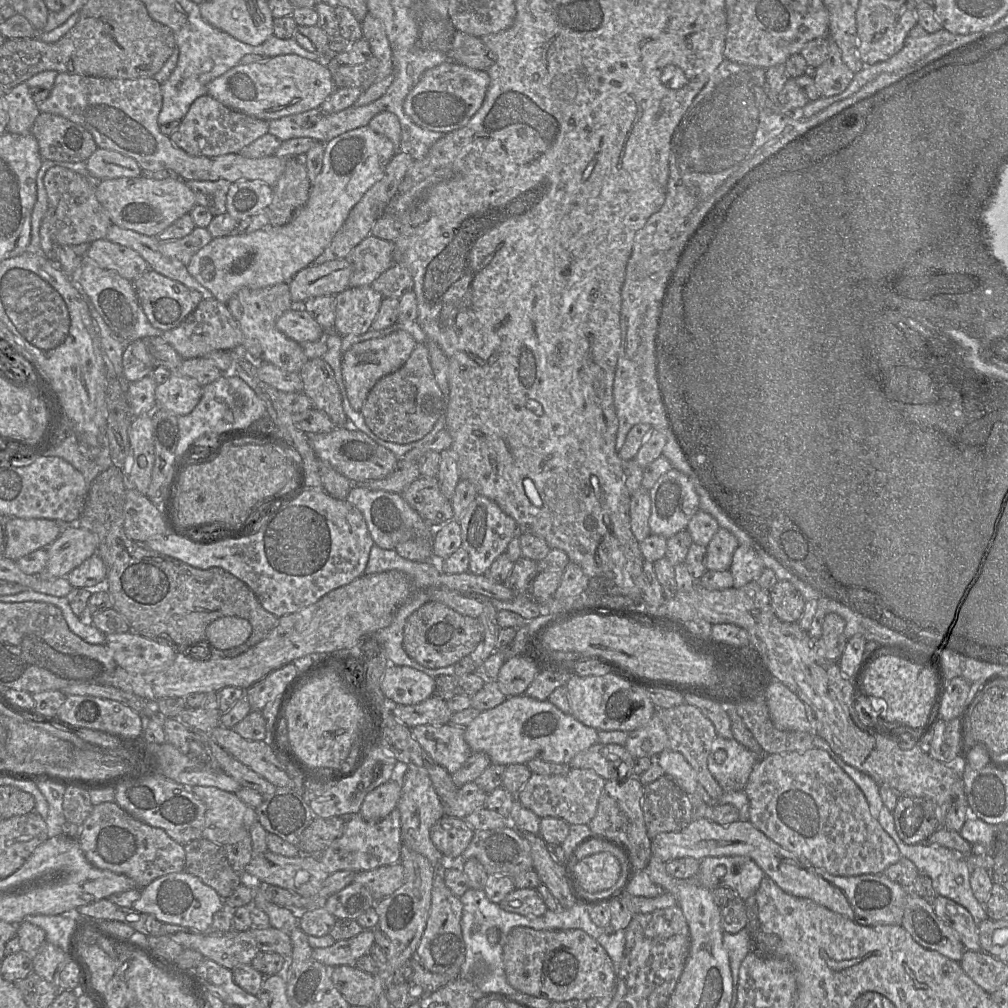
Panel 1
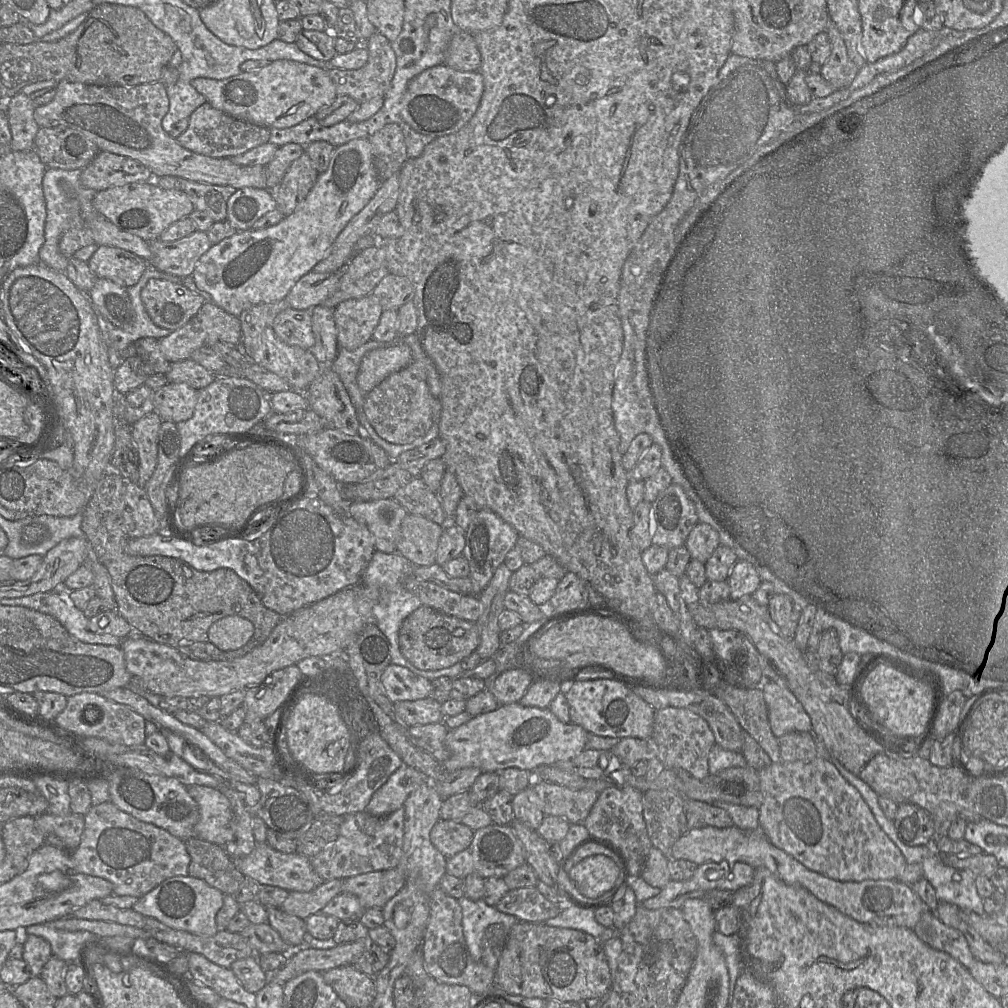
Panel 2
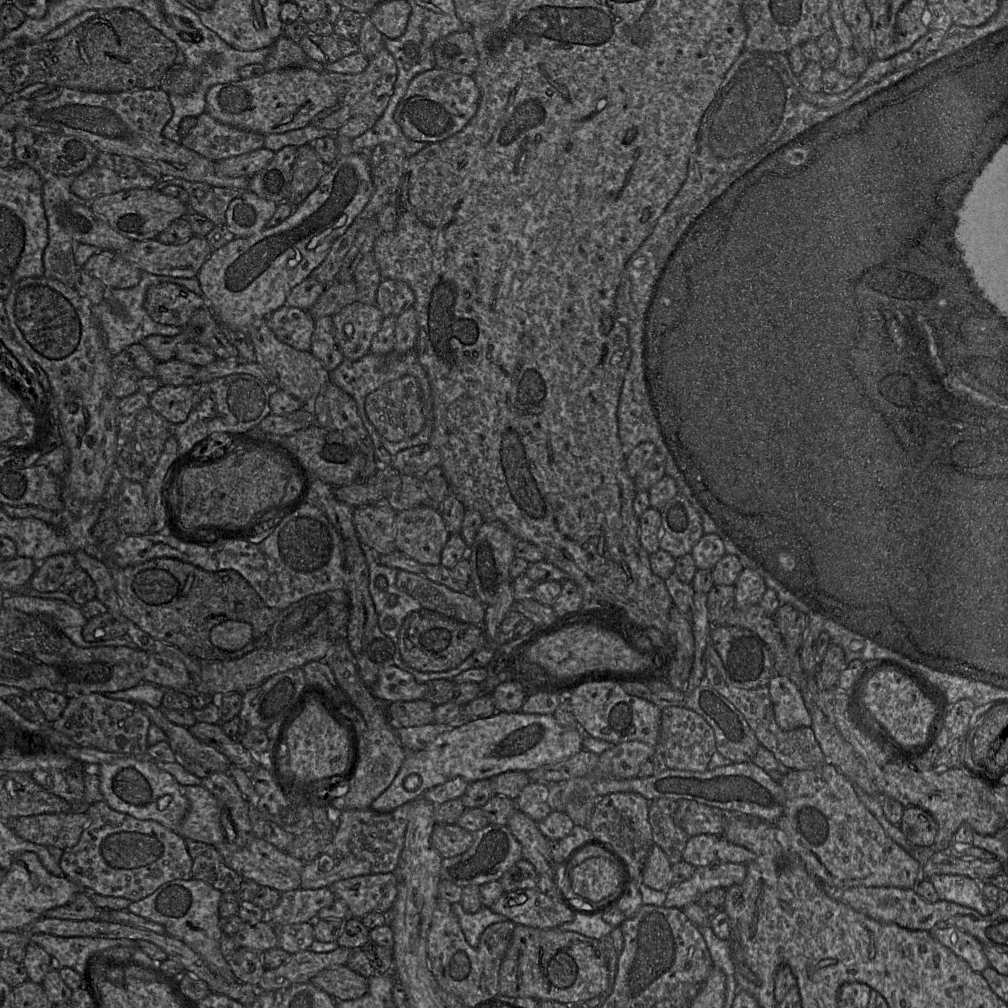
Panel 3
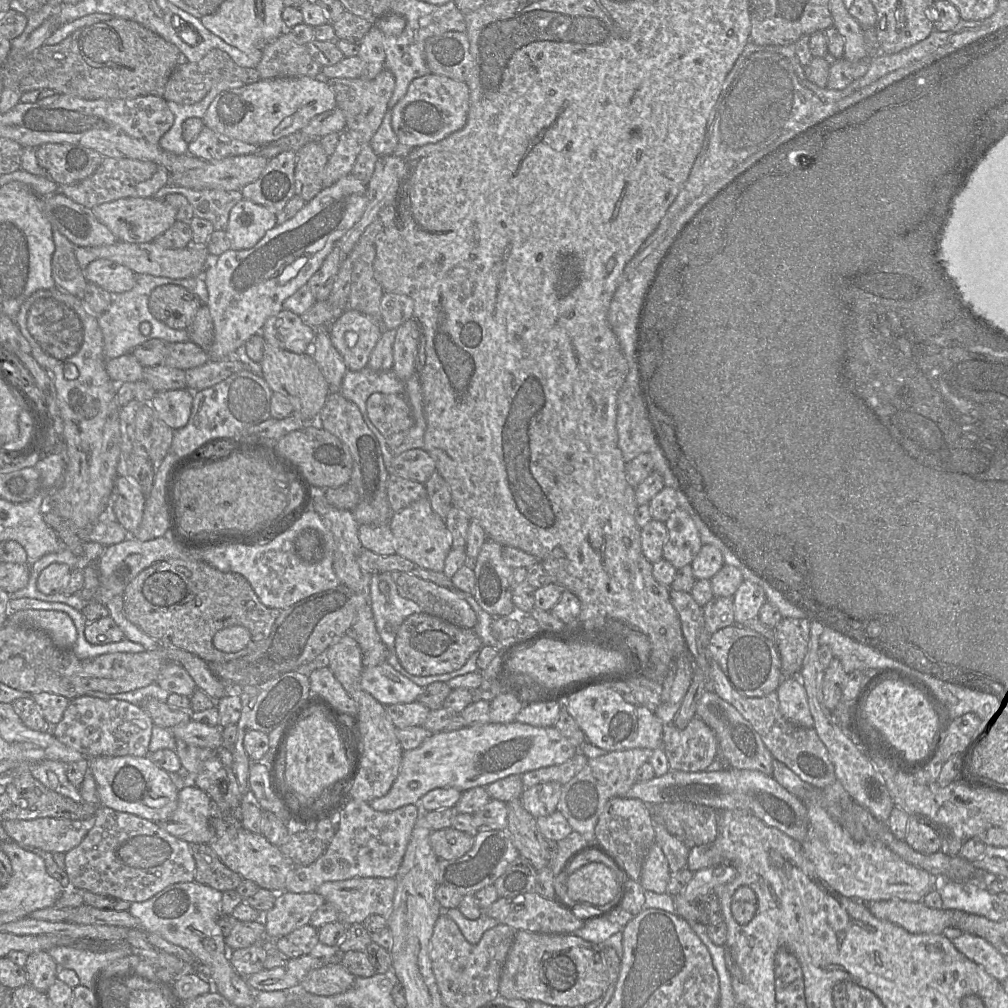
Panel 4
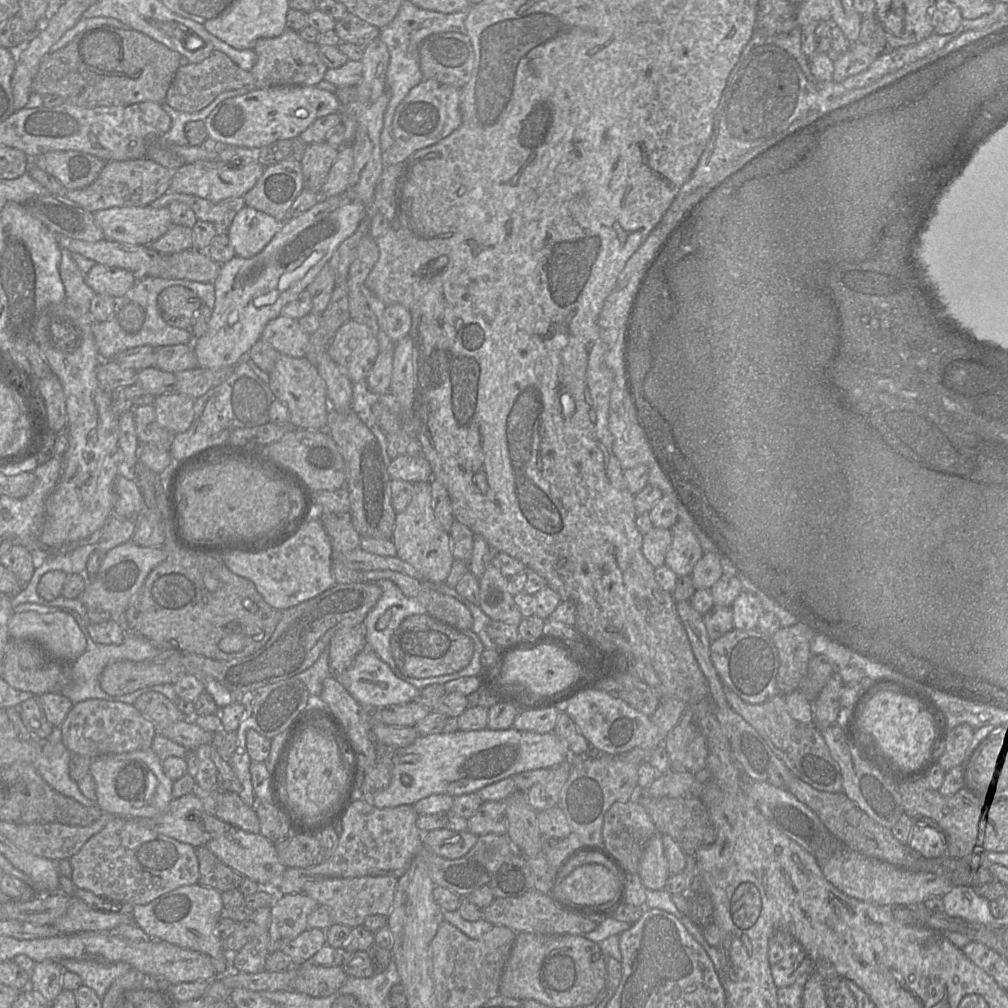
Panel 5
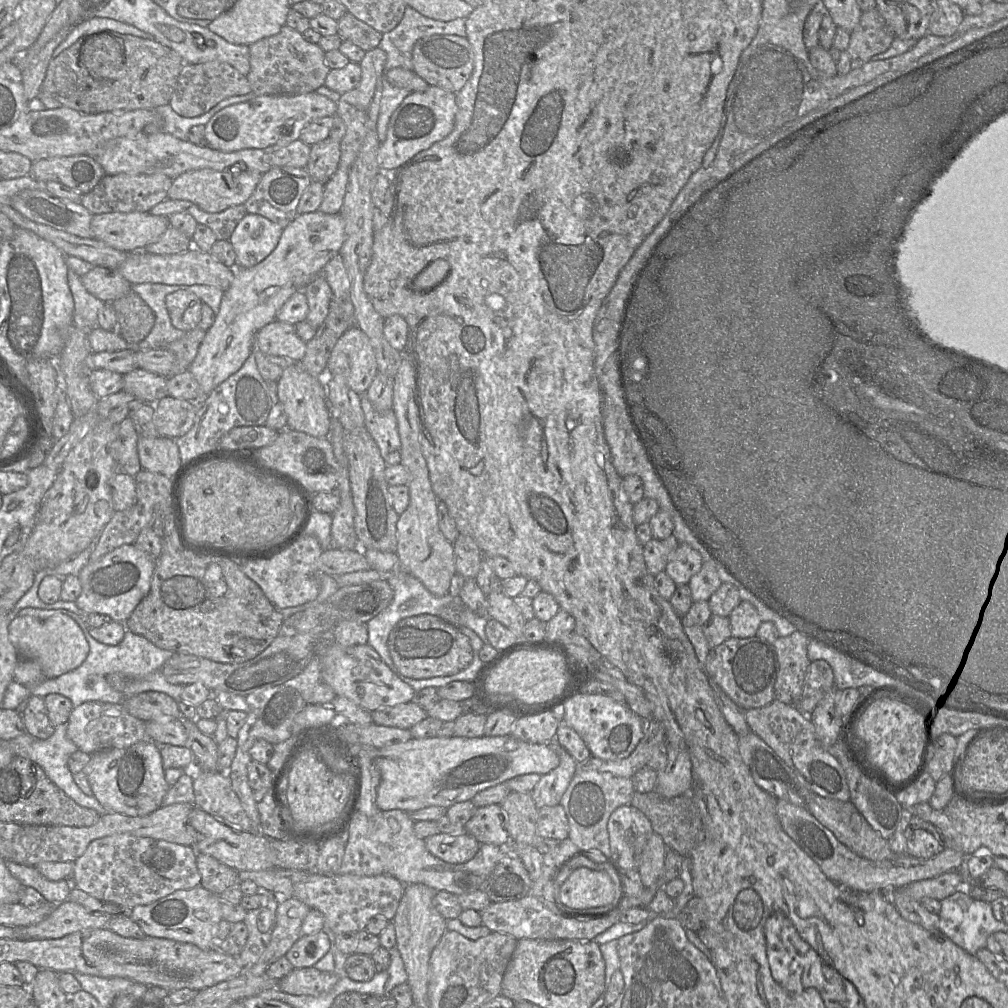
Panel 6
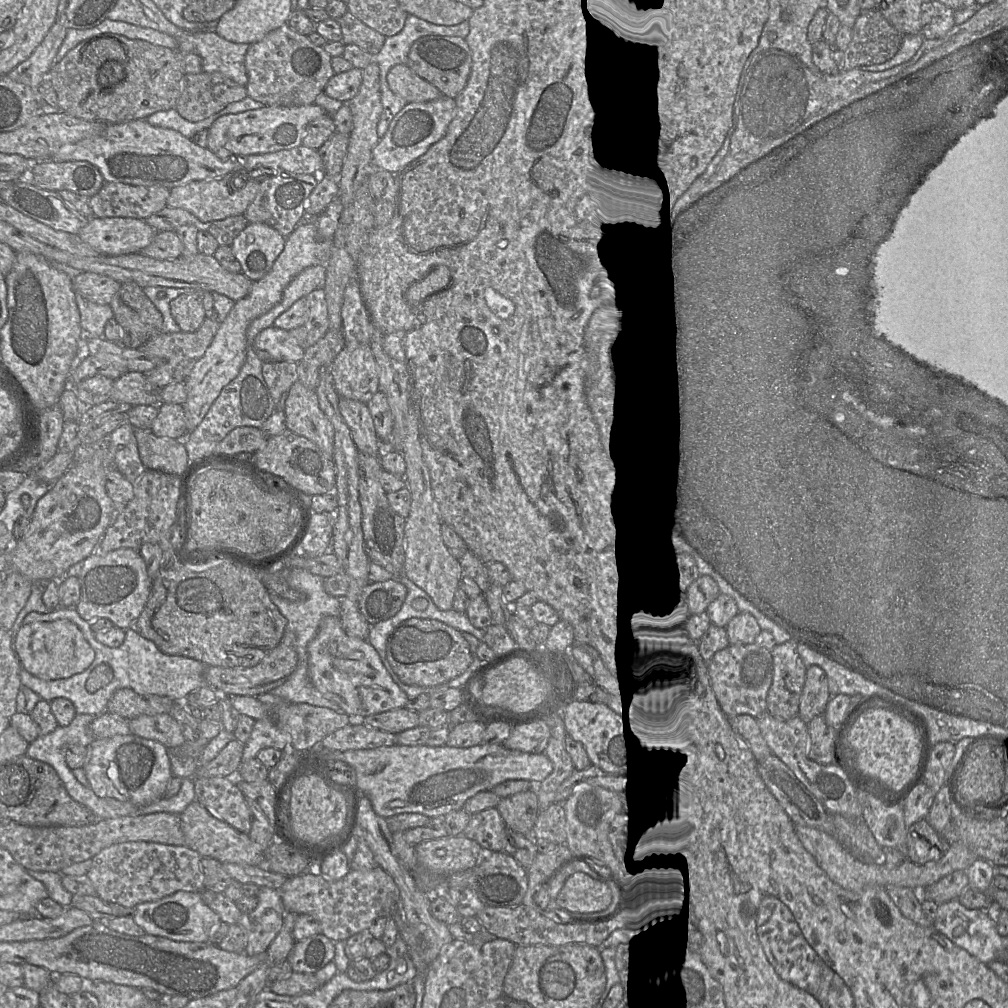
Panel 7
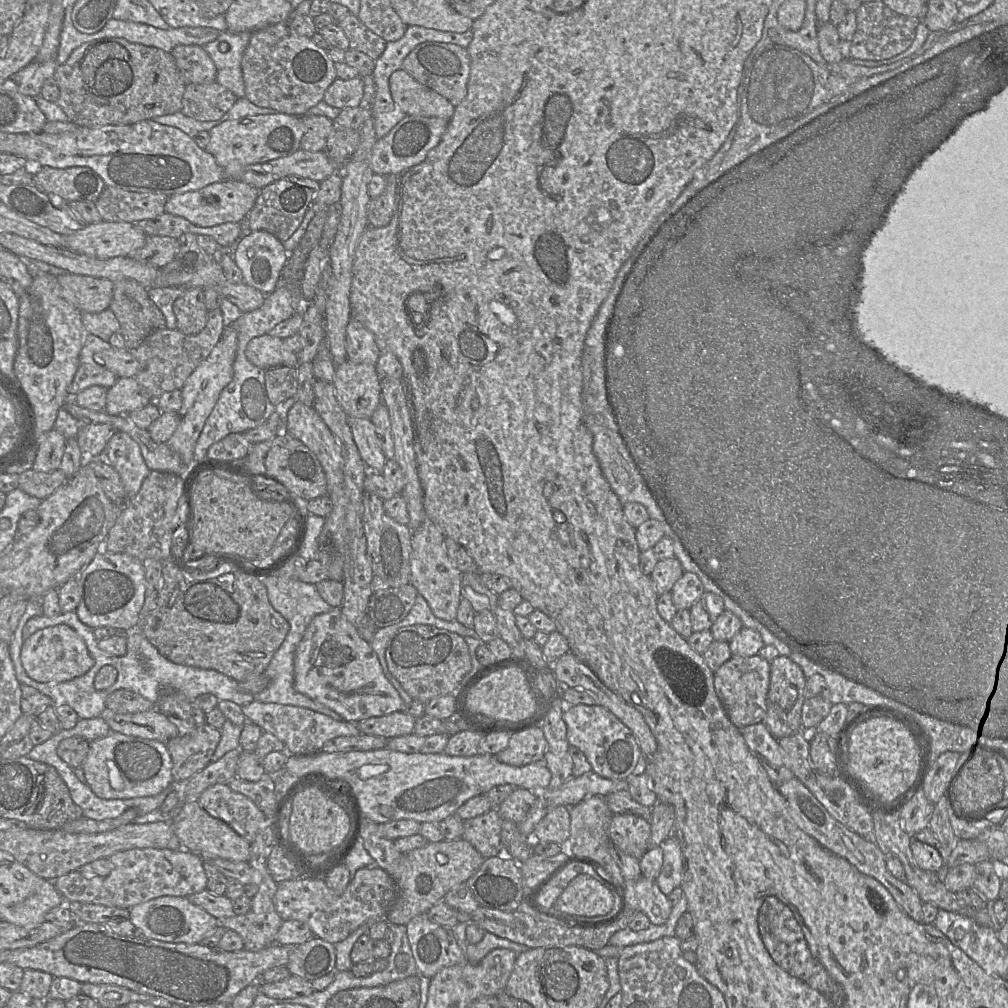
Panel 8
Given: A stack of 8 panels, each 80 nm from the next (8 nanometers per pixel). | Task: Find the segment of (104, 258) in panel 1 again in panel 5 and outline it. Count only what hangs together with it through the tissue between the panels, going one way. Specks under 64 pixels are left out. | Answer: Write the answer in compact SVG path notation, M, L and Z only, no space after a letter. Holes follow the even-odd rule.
M96 263L85 276L87 285L96 294L109 295L120 302L137 282L131 271Z

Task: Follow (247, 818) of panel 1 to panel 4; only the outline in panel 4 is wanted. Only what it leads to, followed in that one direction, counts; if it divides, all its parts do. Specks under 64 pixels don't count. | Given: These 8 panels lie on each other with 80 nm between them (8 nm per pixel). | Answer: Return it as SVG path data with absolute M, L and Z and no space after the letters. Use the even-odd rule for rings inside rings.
M187 786L178 792L178 806L164 821L157 822L169 834L188 843L209 844L214 837L211 817L214 802L197 786Z

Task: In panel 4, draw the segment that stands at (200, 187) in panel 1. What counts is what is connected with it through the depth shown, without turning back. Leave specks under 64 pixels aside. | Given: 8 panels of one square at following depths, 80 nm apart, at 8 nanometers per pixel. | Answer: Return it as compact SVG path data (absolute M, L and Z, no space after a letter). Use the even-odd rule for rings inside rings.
M172 182L160 188L153 197L164 200L164 197L170 193L184 195L192 206L194 216L210 221L214 230L225 231L228 225L230 210L244 198L241 191L238 190L195 190L179 186Z

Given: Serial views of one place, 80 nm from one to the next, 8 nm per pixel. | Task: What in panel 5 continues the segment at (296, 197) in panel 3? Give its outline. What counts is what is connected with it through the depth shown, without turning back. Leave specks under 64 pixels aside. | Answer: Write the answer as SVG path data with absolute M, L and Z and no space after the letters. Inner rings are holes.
M325 141L307 145L300 161L304 189L320 194L338 150Z

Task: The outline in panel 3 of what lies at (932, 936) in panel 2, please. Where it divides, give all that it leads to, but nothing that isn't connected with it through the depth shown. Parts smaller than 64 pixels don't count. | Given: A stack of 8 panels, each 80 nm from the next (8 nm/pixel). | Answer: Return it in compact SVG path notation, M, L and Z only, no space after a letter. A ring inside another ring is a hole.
M957 928L935 929L931 935L965 960L972 970L982 972L990 967L983 944L974 936Z

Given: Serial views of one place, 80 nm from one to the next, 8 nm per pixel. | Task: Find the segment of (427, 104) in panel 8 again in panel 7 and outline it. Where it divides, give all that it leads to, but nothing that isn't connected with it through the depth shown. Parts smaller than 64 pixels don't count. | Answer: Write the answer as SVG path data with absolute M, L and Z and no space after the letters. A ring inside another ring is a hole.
M396 65L387 75L390 89L407 103L429 102L443 96L435 86L418 76L408 65Z

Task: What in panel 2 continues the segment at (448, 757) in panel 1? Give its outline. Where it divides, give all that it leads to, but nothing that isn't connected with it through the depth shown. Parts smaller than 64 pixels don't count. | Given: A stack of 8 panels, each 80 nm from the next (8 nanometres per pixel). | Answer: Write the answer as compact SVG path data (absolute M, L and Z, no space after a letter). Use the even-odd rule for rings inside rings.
M444 722L408 727L414 742L439 762L447 757L445 739L449 729Z

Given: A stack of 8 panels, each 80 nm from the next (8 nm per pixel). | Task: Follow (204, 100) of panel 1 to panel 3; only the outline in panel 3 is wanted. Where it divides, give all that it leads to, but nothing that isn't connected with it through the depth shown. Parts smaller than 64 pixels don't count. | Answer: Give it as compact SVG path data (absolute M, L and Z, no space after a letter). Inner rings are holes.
M207 112L196 118L192 130L180 144L218 162L264 147L265 135L221 123Z

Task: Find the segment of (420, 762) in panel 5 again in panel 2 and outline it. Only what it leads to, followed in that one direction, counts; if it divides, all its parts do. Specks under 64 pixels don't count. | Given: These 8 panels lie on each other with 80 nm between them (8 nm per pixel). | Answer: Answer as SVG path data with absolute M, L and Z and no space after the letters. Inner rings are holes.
M515 702L500 705L493 711L474 716L455 729L449 729L445 739L447 757L441 764L446 773L469 767L482 772L500 772L510 767L534 772L539 766L552 765L577 756L586 749L588 736L589 732L583 727L572 722L561 722L549 708L523 706ZM404 763L374 792L365 811L373 816L389 815L403 807L409 794L428 779Z

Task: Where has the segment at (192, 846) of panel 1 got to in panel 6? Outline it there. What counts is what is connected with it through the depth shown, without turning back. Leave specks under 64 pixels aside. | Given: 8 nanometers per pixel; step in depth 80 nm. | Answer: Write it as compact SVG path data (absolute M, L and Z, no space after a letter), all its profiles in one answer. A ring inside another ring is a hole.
M197 853L196 861L201 875L200 885L213 894L220 896L227 888L239 884L238 871L212 856Z

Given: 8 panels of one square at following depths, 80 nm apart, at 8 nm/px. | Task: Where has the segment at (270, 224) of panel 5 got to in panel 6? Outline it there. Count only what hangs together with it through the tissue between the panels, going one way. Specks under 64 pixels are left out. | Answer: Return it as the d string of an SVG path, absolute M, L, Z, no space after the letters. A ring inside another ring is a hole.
M247 213L230 237L237 266L250 268L263 261L277 246L282 230L261 215Z

